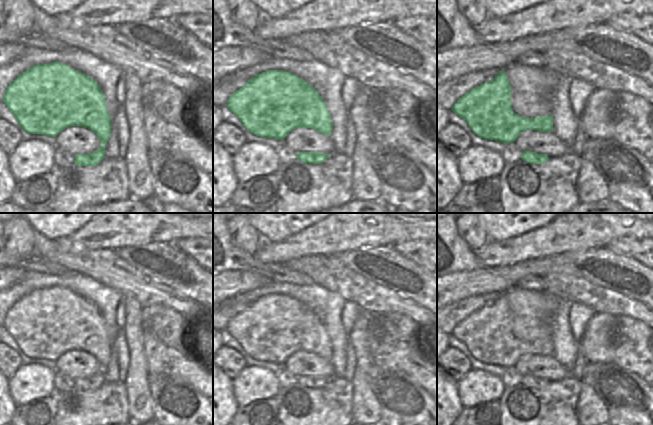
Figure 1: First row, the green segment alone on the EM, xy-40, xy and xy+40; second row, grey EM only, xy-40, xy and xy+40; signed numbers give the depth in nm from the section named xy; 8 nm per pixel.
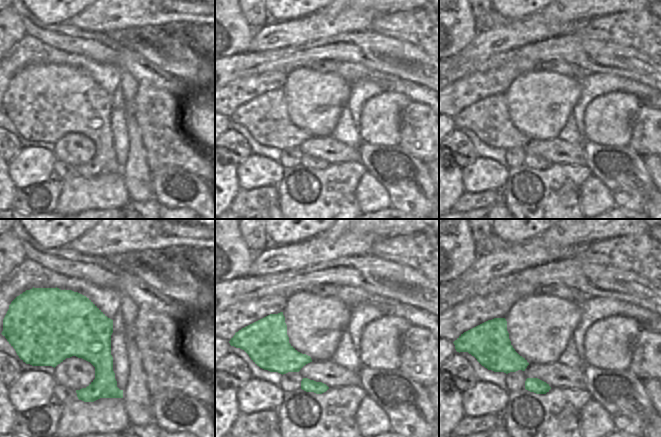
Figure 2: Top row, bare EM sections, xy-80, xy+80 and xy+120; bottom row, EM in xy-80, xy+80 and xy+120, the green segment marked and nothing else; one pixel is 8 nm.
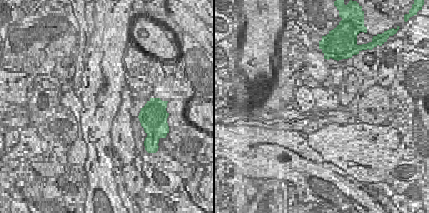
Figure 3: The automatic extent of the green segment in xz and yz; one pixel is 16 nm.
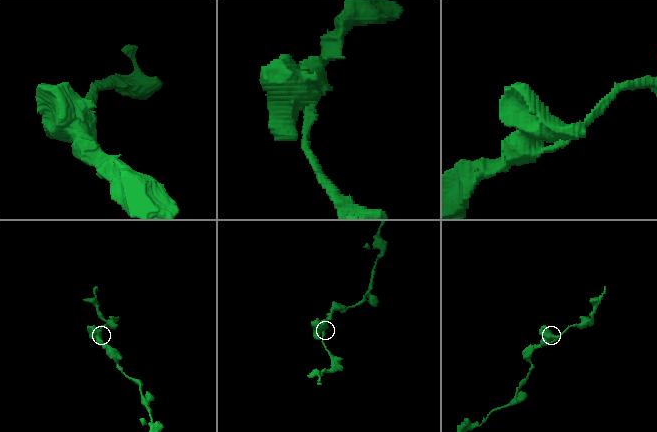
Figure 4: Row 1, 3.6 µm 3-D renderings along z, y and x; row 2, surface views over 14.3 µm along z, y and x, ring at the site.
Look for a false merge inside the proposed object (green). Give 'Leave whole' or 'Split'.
Leave whole.

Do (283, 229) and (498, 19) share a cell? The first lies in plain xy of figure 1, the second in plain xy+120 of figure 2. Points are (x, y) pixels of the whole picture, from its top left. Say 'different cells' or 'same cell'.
different cells

